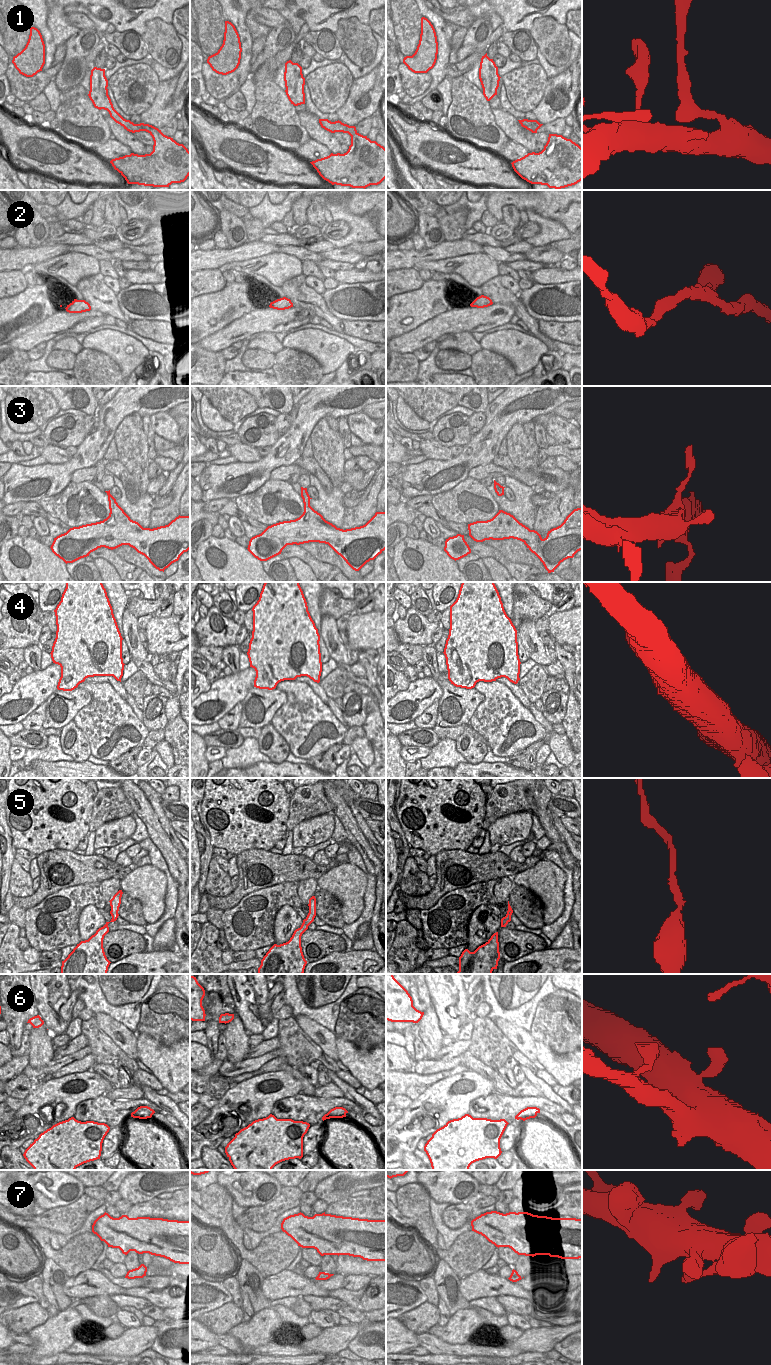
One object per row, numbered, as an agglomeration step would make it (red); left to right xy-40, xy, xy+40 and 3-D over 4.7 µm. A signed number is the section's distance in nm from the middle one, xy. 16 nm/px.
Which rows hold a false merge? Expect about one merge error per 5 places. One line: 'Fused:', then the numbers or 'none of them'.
Fused: 1.

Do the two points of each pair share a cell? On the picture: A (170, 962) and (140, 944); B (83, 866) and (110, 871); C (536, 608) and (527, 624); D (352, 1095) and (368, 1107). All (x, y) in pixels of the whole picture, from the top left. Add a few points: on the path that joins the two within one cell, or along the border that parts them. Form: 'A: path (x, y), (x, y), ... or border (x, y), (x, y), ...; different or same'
A: border (143, 951), (131, 953), (121, 959); different
B: path (90, 869), (103, 869); same
C: border (534, 622), (524, 619), (517, 630); different
D: path (356, 1098), (364, 1103); same

